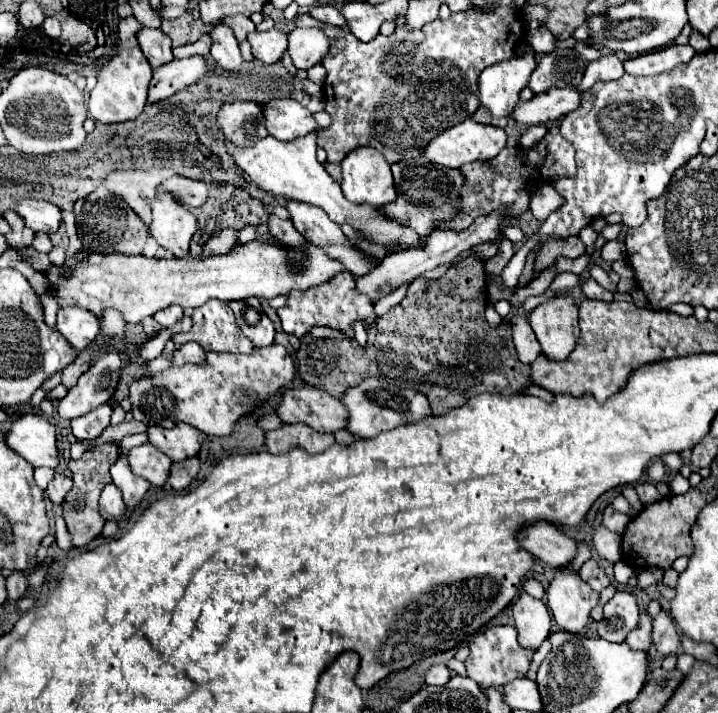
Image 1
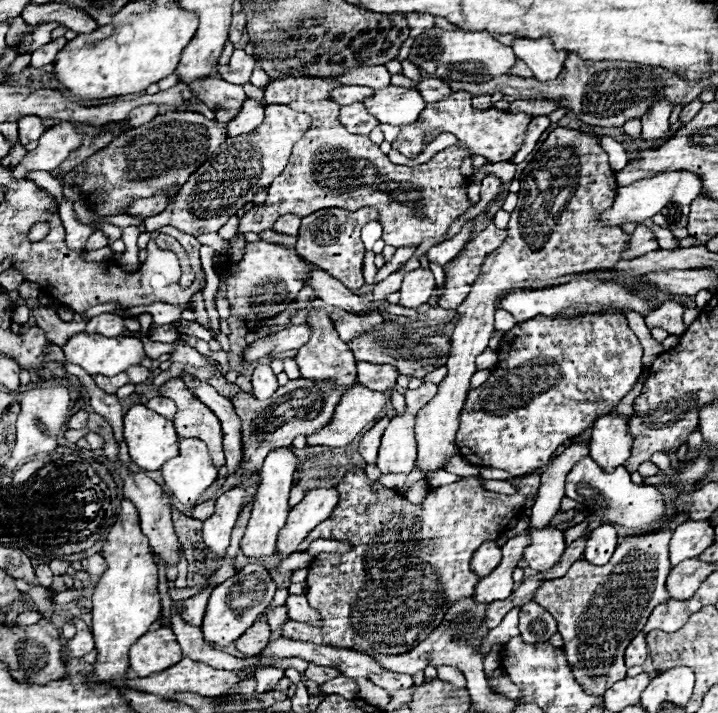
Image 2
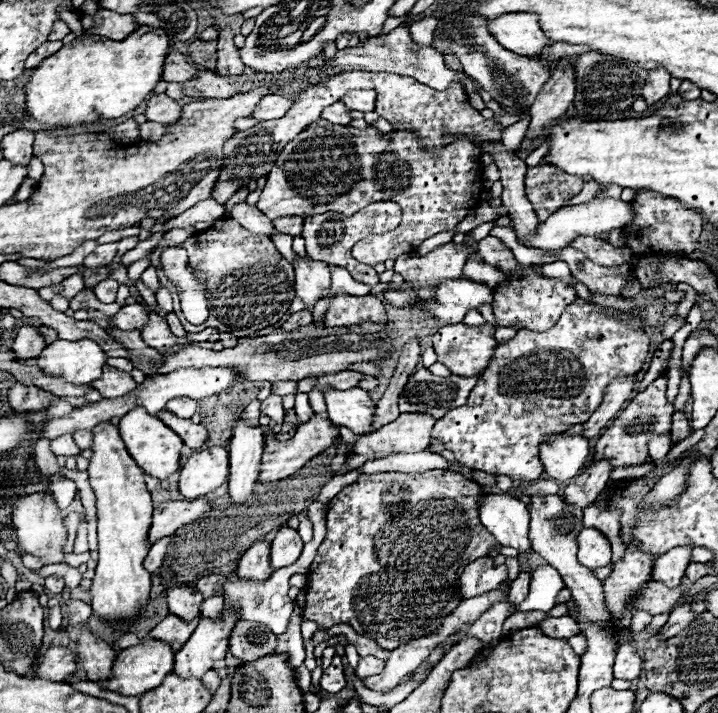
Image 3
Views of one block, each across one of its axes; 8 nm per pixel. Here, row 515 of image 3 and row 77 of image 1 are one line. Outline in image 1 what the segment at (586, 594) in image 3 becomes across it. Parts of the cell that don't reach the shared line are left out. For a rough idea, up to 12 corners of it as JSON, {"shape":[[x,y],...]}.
{"shape":[[558,46],[540,60],[528,86],[534,94],[552,86],[578,86],[586,60]]}

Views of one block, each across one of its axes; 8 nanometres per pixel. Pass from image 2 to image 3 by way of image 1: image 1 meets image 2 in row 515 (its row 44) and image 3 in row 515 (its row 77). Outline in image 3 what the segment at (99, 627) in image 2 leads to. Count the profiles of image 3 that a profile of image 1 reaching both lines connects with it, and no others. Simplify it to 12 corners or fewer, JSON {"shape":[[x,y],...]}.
{"shape":[[118,428],[92,430],[94,616],[132,624],[150,600],[152,500]]}

